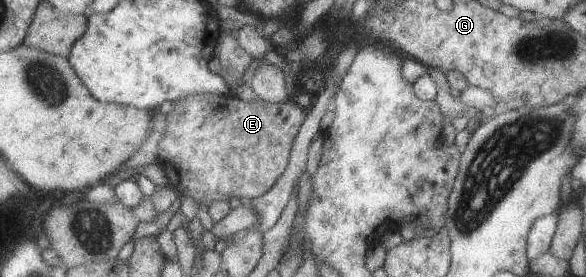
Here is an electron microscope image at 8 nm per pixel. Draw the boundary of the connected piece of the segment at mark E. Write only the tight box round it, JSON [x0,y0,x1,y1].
[158,94,308,210]

